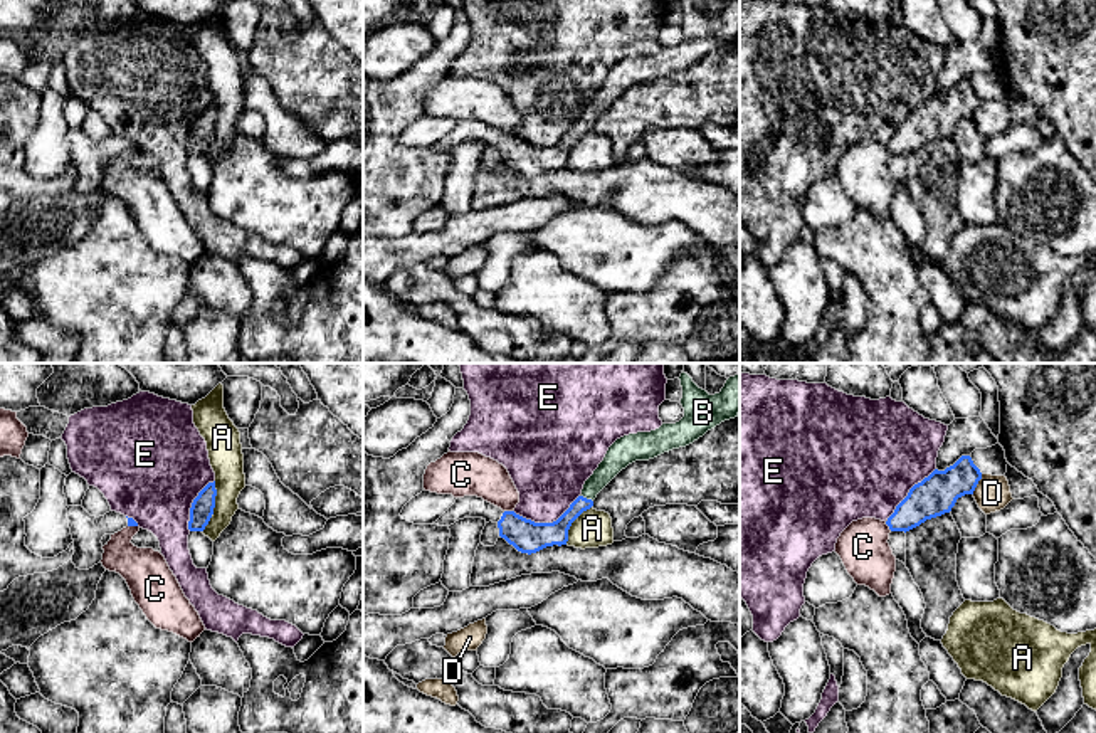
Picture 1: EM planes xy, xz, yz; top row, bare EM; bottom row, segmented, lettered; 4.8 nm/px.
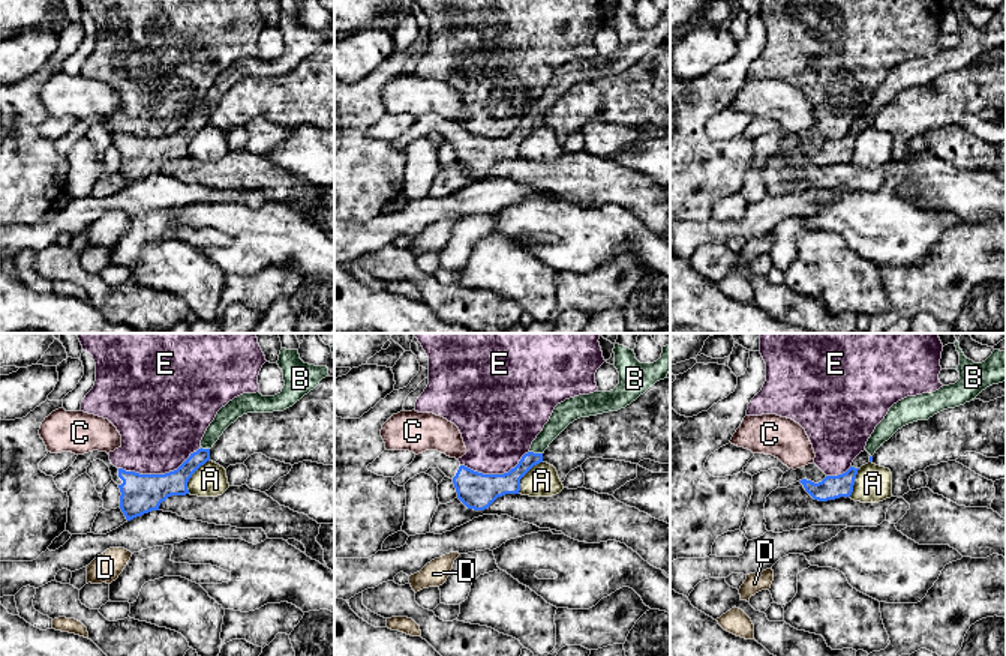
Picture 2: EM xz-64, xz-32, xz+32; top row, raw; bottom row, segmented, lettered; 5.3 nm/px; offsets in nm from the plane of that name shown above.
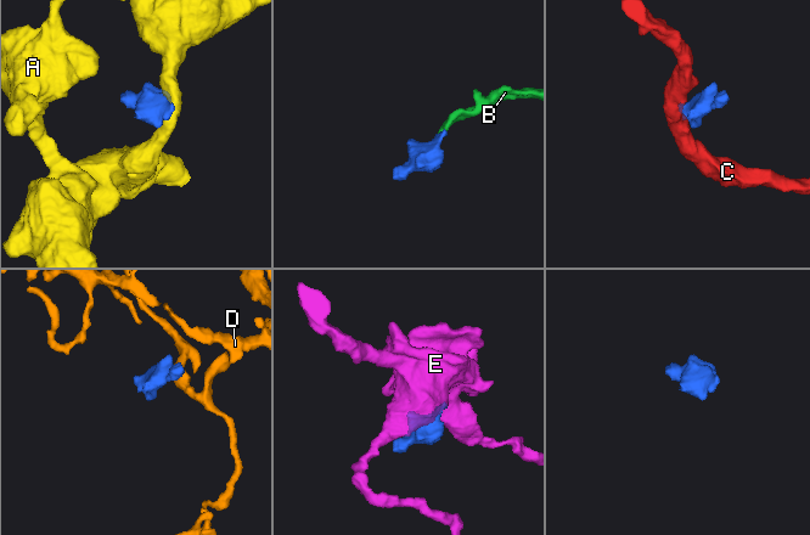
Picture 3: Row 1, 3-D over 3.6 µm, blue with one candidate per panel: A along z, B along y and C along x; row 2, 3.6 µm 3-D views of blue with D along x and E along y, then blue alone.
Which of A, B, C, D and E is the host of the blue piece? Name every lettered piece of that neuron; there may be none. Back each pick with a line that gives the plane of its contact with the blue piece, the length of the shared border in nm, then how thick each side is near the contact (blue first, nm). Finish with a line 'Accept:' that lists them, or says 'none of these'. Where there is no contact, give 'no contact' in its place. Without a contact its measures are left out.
B: contact in xz; length 70 nm; calibres 110 and 120 nm
Accept: B

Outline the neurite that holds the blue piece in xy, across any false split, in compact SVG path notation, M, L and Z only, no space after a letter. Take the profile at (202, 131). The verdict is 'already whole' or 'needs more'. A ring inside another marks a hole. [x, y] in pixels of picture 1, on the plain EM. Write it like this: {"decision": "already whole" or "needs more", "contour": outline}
{"decision": "already whole", "contour": "M215 104L208 106L198 119L193 123L192 131L190 131L190 145L188 145L188 153L190 155L203 155L205 150L208 148L213 131L215 131Z"}

